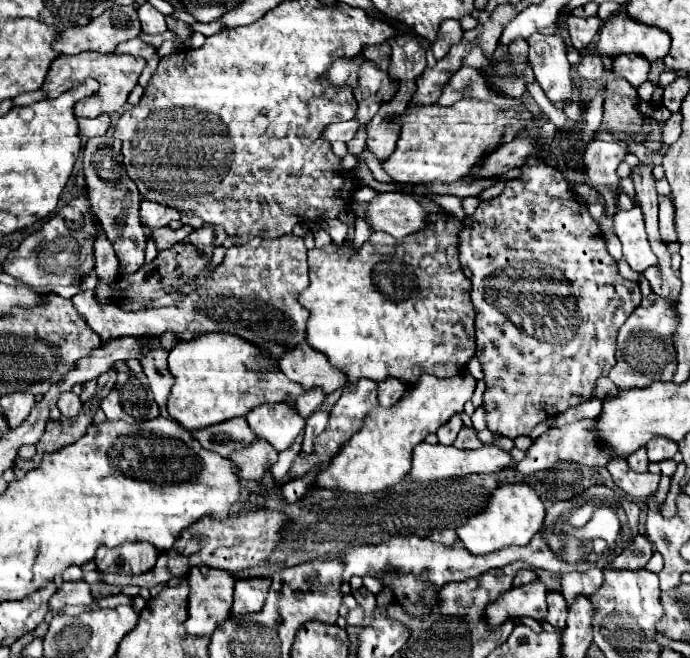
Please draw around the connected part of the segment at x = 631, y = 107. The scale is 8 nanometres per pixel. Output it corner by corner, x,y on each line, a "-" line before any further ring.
606,74
606,102
600,130
636,136
642,130
642,116
636,110
636,90
626,80

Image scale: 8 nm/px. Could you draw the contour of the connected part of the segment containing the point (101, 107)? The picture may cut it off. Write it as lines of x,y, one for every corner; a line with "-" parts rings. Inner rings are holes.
82,52
82,54
76,54
76,56
62,54
52,62
52,66
48,70
48,76
46,76
46,82
42,84
42,92
44,92
46,98
56,98
56,88
70,88
70,80
74,84
82,84
84,78
90,76
100,84
100,88
92,96
76,102
74,114
84,116
84,118
96,118
100,114
116,114
126,104
130,90
138,84
138,76
142,74
144,64
146,64
144,58
130,56
130,54
122,54
122,56
98,54
98,52

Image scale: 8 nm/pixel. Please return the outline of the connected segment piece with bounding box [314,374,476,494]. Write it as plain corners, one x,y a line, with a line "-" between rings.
458,374
450,380
440,380
434,376
422,376
408,396
392,408
376,406
366,418
360,432
344,446
344,452
336,456
332,468
316,478
318,490
352,492
352,494
372,494
388,486
398,484
410,472
412,450
428,434
434,434
454,412
462,412
464,404
472,398
476,380
470,374

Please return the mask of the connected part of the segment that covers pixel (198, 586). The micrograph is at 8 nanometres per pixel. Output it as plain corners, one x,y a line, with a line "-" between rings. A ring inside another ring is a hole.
192,568
186,576
190,594
188,594
188,618
184,628
194,636
212,636
214,630
230,618
232,610
232,594
234,594
234,578
230,572
216,568

